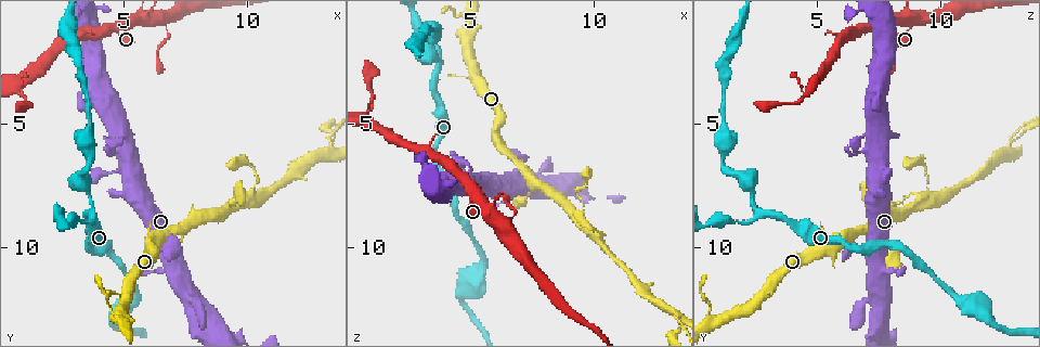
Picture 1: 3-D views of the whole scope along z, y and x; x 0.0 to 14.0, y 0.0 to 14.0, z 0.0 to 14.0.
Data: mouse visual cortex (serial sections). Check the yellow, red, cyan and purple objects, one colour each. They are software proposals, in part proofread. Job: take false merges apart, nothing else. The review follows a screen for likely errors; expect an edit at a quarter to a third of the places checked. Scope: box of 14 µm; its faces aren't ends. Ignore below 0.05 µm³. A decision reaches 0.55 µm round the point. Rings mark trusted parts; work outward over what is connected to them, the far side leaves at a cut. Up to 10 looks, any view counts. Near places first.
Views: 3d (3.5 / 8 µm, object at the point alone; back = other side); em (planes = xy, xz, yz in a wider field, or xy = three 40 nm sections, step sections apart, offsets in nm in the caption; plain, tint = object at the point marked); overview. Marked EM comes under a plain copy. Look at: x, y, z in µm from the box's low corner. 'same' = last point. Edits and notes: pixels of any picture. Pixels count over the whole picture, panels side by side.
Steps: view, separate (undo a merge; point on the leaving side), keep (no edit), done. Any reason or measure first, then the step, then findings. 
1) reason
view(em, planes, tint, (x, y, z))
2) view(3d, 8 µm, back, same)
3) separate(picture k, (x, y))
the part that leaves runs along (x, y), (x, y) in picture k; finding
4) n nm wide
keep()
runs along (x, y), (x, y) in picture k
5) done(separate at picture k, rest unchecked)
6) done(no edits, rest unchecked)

thick turns thin
view(3d, 3.5 µm, back, (9.7, 8.2, 9.3))

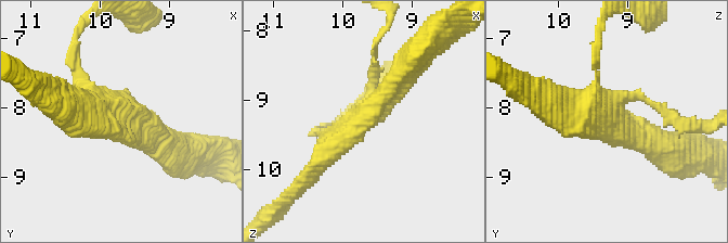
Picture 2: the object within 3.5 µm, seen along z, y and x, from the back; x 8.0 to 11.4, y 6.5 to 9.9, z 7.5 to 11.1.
need the tissue
view(em, xy, step 5, tint, (9.75, 8.10, 9.20))

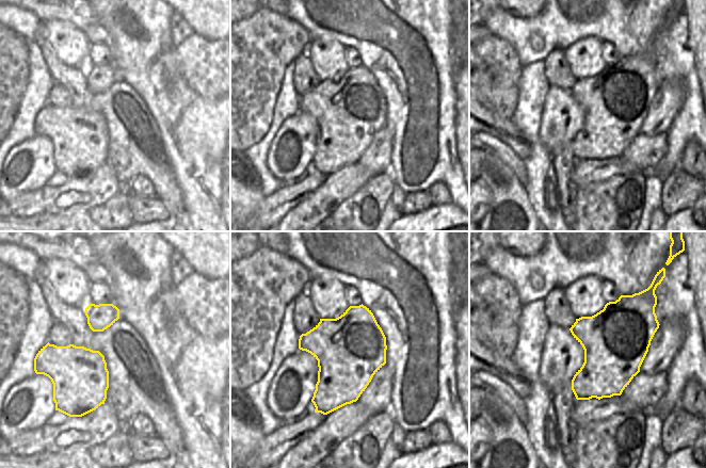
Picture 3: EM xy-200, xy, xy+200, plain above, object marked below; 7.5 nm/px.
500 nm wide
keep()
runs along (405, 68), (315, 168) in picture 2; all the same cell

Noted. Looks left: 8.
two arms in line, one across
view(3d, 3.5 µm, (13.4, 6.1, 12.8))

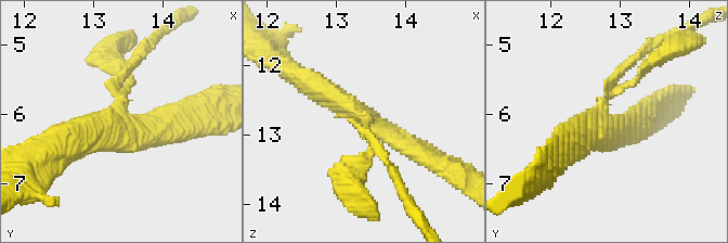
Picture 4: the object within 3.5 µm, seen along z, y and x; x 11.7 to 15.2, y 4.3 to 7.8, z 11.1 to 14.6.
3 arms; arms of 150, 250, 400 nm
view(em, xy, step 3, tint, (13.30, 6.15, 12.70))

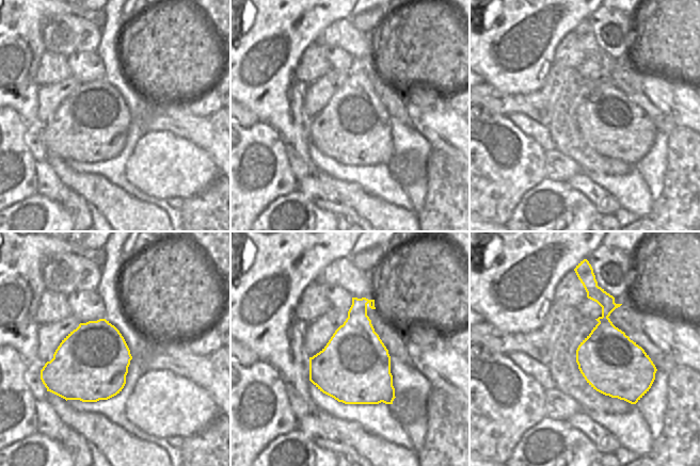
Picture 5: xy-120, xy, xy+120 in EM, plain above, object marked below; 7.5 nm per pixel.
550 nm wide
separate(picture 4, (625, 66))
the part that leaves runs along (605, 102), (679, 46) in picture 4; two cells meet here

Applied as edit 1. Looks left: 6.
view(overview)

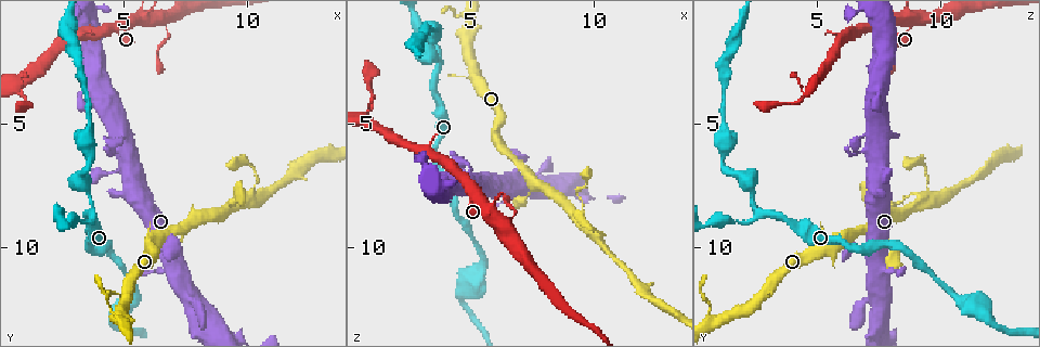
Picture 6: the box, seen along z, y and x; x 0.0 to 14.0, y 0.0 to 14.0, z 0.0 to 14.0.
view(3d, 3.5 µm, back, (1.0, 3.4, 4.8))

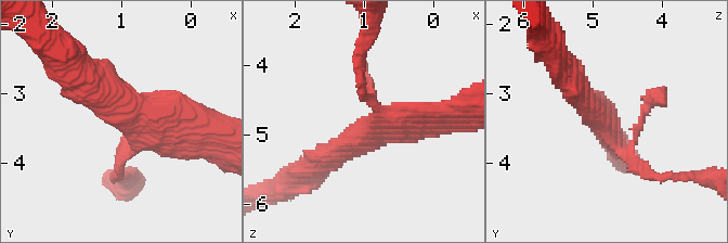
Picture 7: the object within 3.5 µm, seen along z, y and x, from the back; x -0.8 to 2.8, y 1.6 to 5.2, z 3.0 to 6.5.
view(em, xy, step 2, tint, (0.90, 3.40, 4.85))

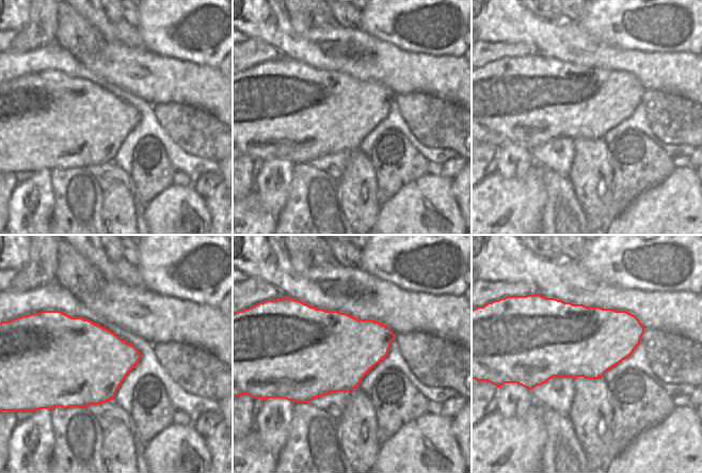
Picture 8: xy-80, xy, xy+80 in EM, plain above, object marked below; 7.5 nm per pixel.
650 nm wide
keep()
runs along (566, 73), (610, 140), (641, 170) in picture 7; all the same cell

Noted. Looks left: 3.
sudden change in width
view(3d, 3.5 µm, (3.6, 6.3, 1.2))

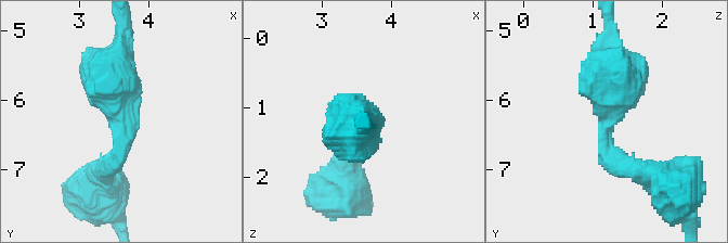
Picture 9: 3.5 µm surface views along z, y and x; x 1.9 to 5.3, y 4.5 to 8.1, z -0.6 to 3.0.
now the EM
view(em, xy, step 3, tint, (3.55, 6.25, 1.25))

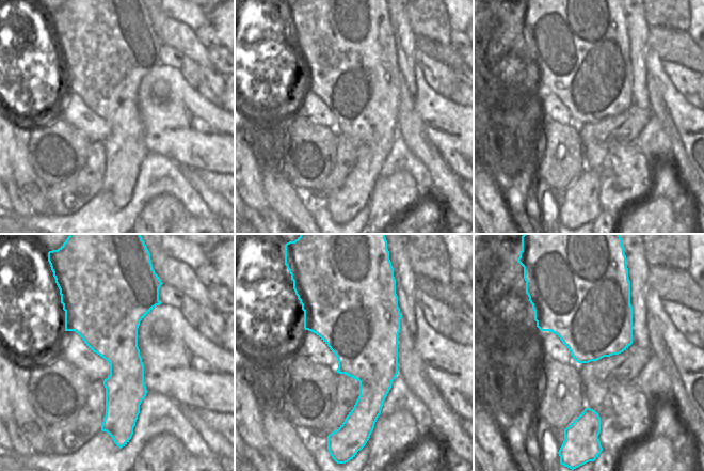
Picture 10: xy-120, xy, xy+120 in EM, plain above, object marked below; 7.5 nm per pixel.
cut it another way
view(em, xy, step 5, tint, same)

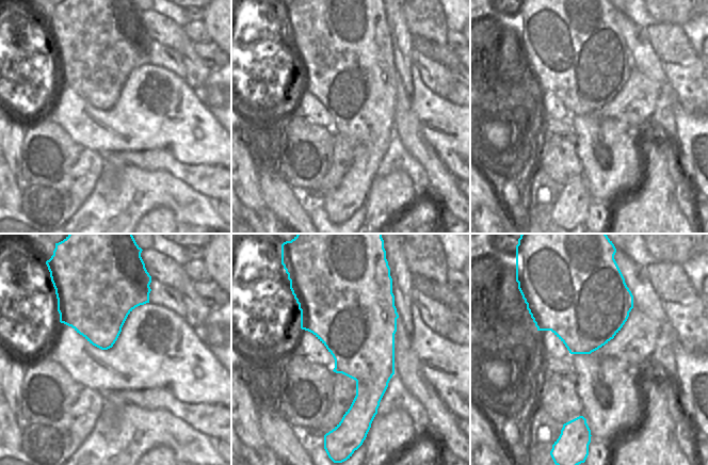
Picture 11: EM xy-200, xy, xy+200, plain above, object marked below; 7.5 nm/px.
arms of 300, 600 nm
keep()
runs along (629, 168), (605, 145), (610, 42) in picture 9; continuous, no second cell

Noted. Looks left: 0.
done(separate at picture 4, rest unchecked)

